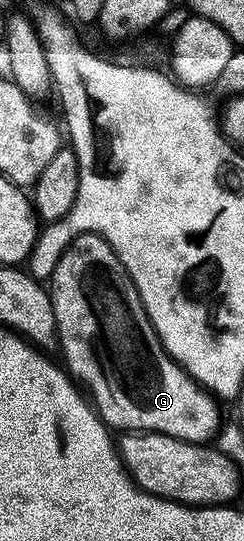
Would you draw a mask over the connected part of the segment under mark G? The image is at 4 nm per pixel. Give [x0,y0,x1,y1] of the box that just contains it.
[51,234,223,445]

